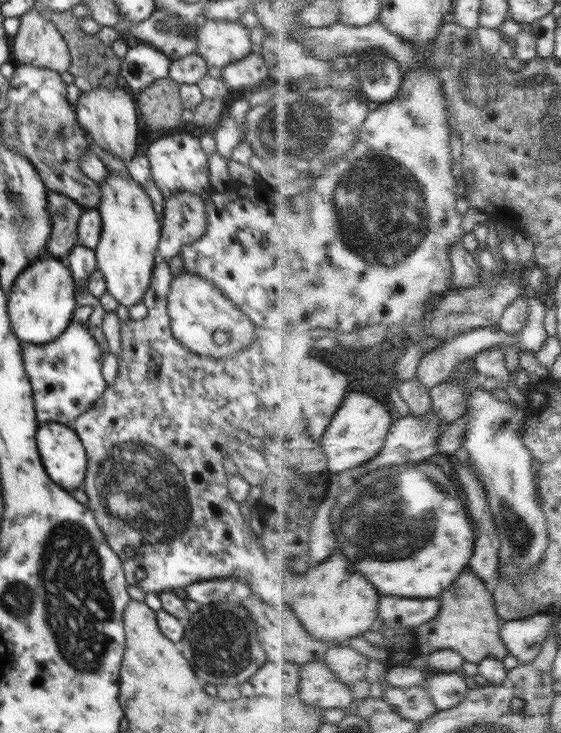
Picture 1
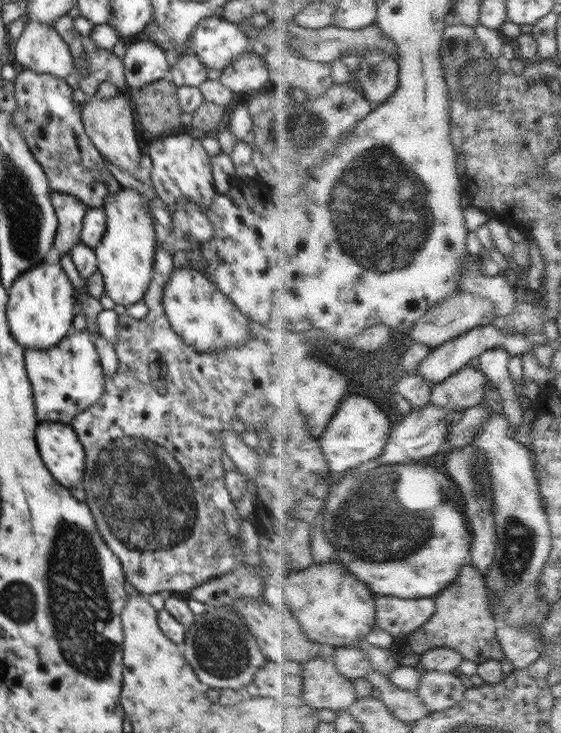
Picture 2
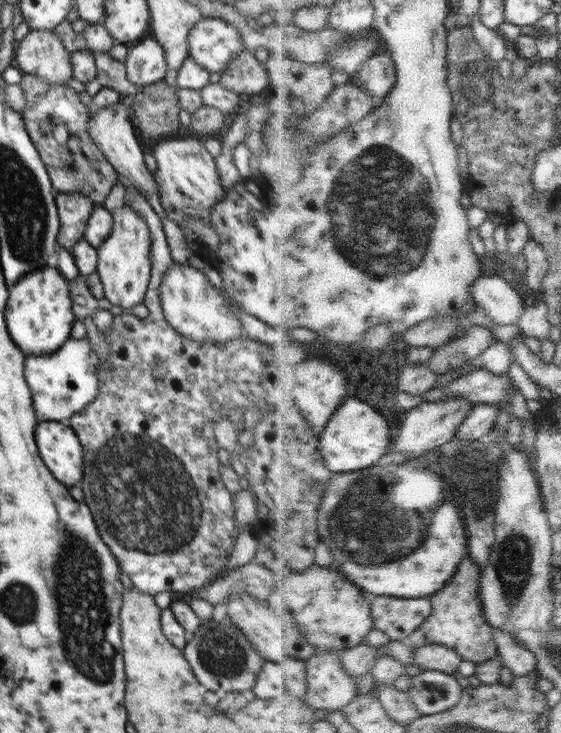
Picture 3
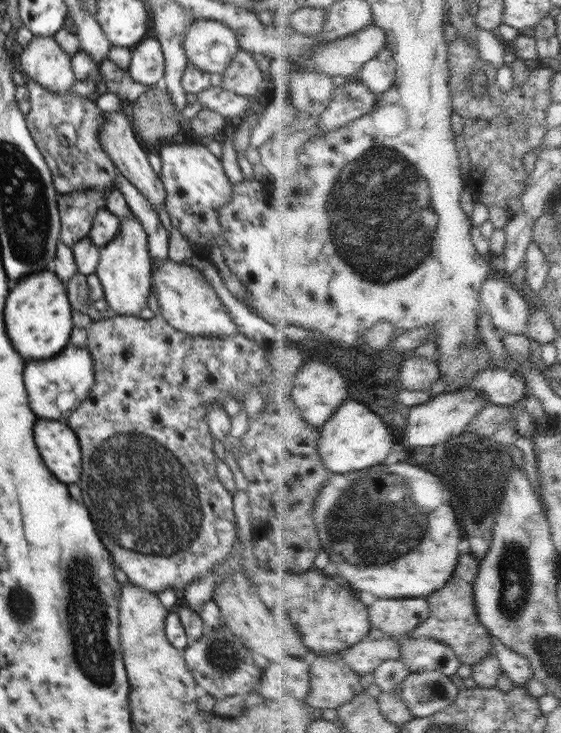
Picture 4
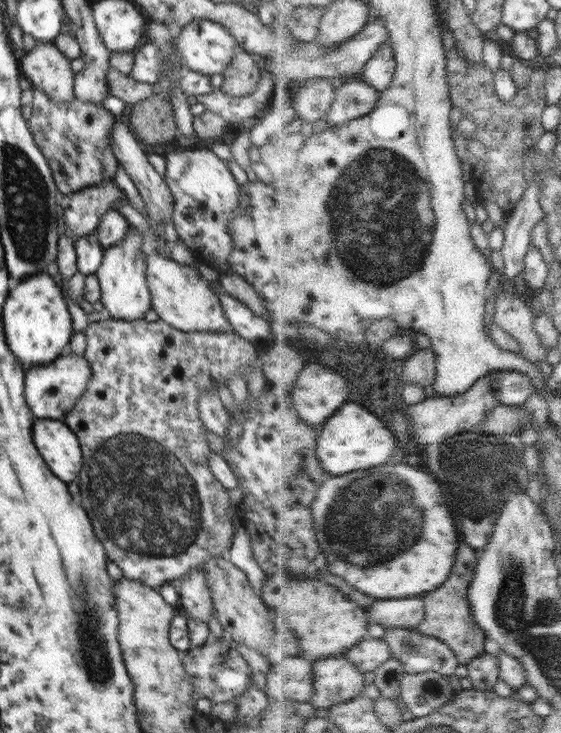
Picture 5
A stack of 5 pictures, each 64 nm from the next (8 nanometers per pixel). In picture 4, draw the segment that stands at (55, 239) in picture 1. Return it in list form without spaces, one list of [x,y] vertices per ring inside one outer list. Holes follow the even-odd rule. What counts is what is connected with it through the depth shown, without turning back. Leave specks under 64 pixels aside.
[[[110,191],[62,193],[58,199],[61,218],[61,236],[68,246],[88,236],[94,217],[101,208],[106,208]]]

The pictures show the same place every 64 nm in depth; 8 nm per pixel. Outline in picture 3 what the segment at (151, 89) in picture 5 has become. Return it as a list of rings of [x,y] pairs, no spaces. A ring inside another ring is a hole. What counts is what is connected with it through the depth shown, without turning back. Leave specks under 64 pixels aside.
[[[91,52],[95,58],[97,78],[86,82],[86,91],[92,97],[105,86],[116,90],[123,99],[128,100],[140,90],[127,77],[125,64],[116,60],[110,54],[102,52]]]

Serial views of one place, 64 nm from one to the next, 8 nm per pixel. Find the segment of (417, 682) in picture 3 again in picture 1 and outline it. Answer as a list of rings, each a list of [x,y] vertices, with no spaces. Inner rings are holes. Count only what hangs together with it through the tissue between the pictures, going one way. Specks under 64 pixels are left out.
[[[466,660],[463,671],[442,673],[429,677],[429,691],[436,701],[440,711],[450,710],[458,706],[468,695],[471,689],[466,682],[466,675],[481,674],[479,664]]]

